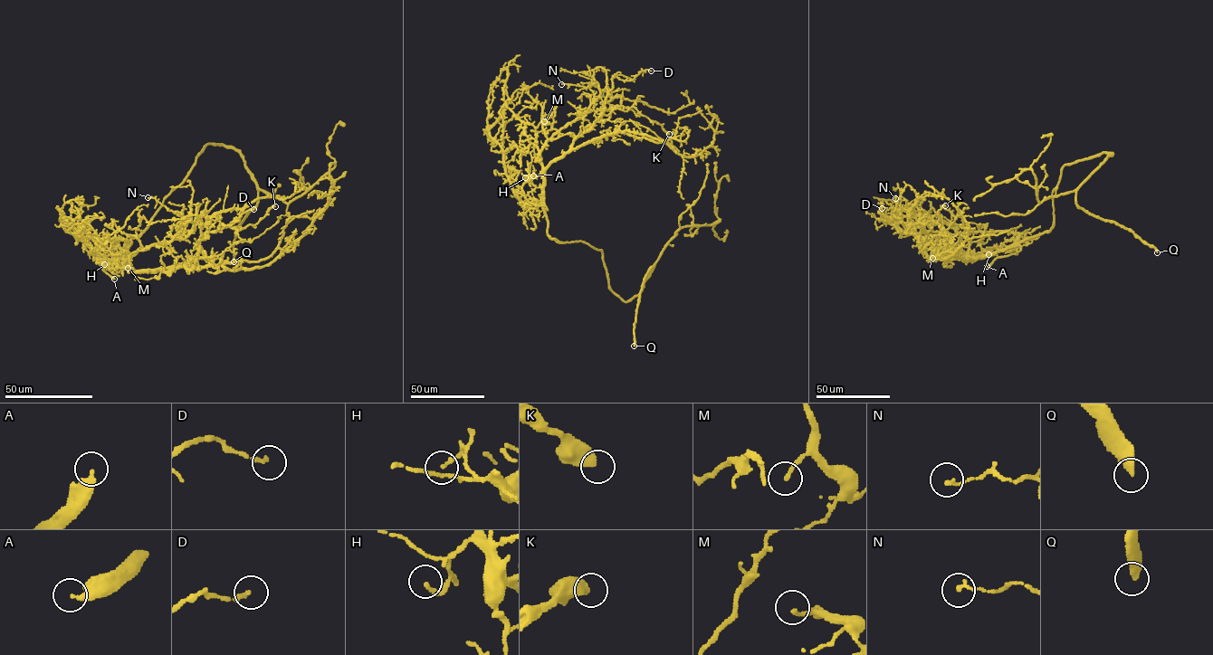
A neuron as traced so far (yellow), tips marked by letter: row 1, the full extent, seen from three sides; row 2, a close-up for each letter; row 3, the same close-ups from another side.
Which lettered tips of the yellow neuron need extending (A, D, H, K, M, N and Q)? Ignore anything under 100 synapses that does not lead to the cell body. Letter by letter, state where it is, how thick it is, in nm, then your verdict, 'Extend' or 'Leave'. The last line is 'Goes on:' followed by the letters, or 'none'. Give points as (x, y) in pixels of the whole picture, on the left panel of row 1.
A: Place: (114, 279). Thickness 320 nm. Extend
D: Place: (253, 209). Thickness 170 nm. Leave
H: Place: (104, 264). Thickness 160 nm. Leave
K: Place: (275, 206). Thickness 500 nm. Leave
M: Place: (128, 268). Thickness 170 nm. Leave
N: Place: (148, 197). Thickness 160 nm. Leave
Q: Place: (234, 261). Thickness 400 nm. Extend
Goes on: A, Q

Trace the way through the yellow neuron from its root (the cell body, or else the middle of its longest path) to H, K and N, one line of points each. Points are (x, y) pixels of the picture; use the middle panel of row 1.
H: (565, 242), (557, 242), (548, 233), (547, 219), (542, 205), (542, 175), (525, 177)
K: (565, 242), (557, 242), (548, 233), (542, 205), (546, 168), (568, 150), (605, 108), (634, 107), (669, 134)
N: (565, 242), (557, 242), (548, 233), (539, 152), (561, 128), (593, 109), (594, 97), (589, 88), (561, 84)

